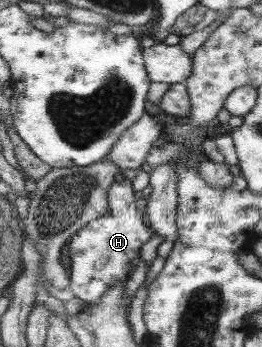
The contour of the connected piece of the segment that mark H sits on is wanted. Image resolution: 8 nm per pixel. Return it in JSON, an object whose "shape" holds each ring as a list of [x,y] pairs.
{"shape":[[[123,179],[114,183],[109,192],[110,212],[104,218],[92,221],[69,242],[71,257],[71,285],[74,296],[86,303],[94,303],[116,285],[130,279],[131,261],[140,257],[142,246],[156,235],[152,226],[144,223],[144,215],[136,204],[138,193],[132,189],[132,181]]]}

